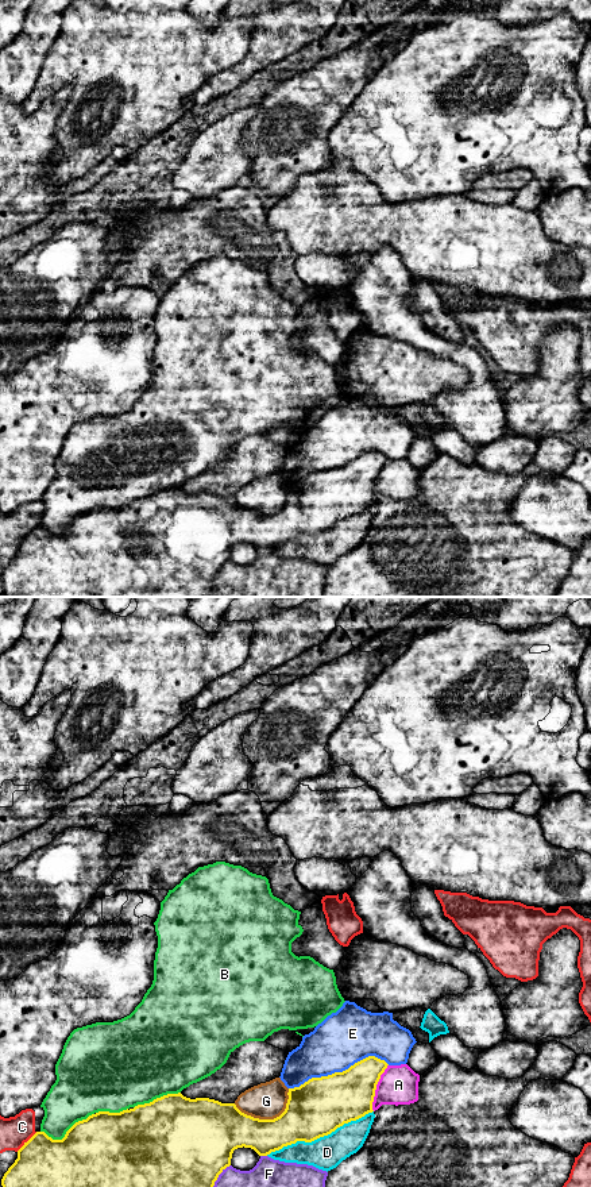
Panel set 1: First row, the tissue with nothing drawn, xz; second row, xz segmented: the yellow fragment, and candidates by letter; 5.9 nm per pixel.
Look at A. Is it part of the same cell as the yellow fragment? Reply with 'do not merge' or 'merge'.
merge

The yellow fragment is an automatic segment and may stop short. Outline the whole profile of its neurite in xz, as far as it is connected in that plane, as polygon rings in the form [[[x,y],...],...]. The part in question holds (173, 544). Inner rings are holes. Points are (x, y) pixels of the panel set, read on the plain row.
[[[368,451],[343,467],[312,473],[300,482],[289,483],[285,506],[274,515],[259,515],[242,508],[235,498],[209,493],[190,494],[167,489],[150,498],[120,508],[98,506],[76,517],[62,535],[36,527],[18,546],[18,554],[1,574],[1,597],[209,597],[219,570],[231,560],[237,543],[251,543],[267,551],[297,536],[312,537],[337,523],[356,516],[382,500],[410,500],[418,496],[420,470],[407,459],[389,460]]]

